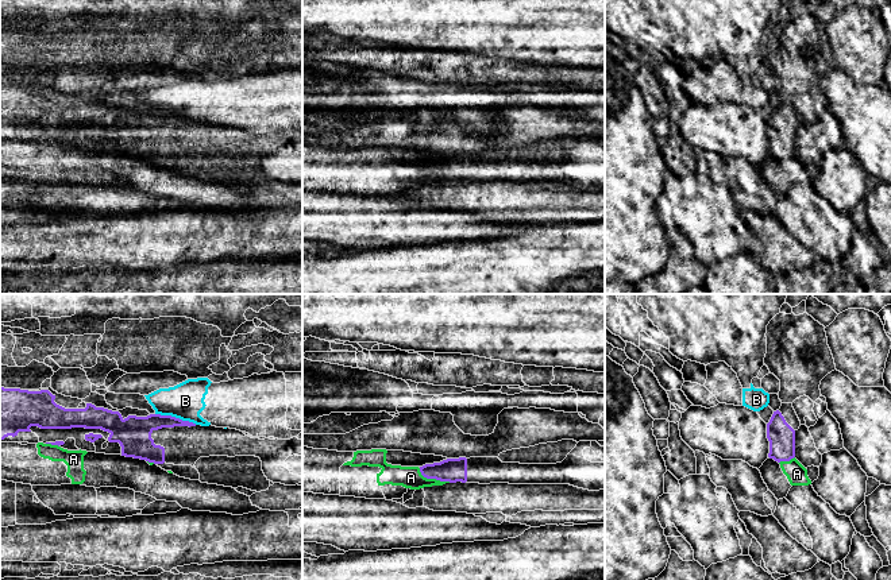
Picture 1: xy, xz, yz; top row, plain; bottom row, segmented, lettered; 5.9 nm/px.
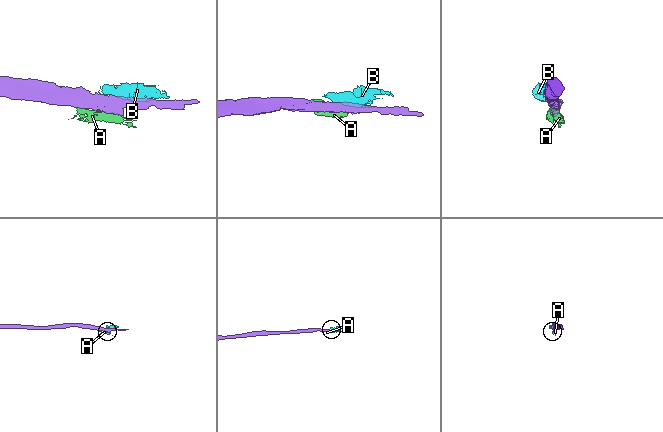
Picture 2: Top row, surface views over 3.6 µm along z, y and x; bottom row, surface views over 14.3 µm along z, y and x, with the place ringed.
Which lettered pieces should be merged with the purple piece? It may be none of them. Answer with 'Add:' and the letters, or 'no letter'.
Add: no letter

